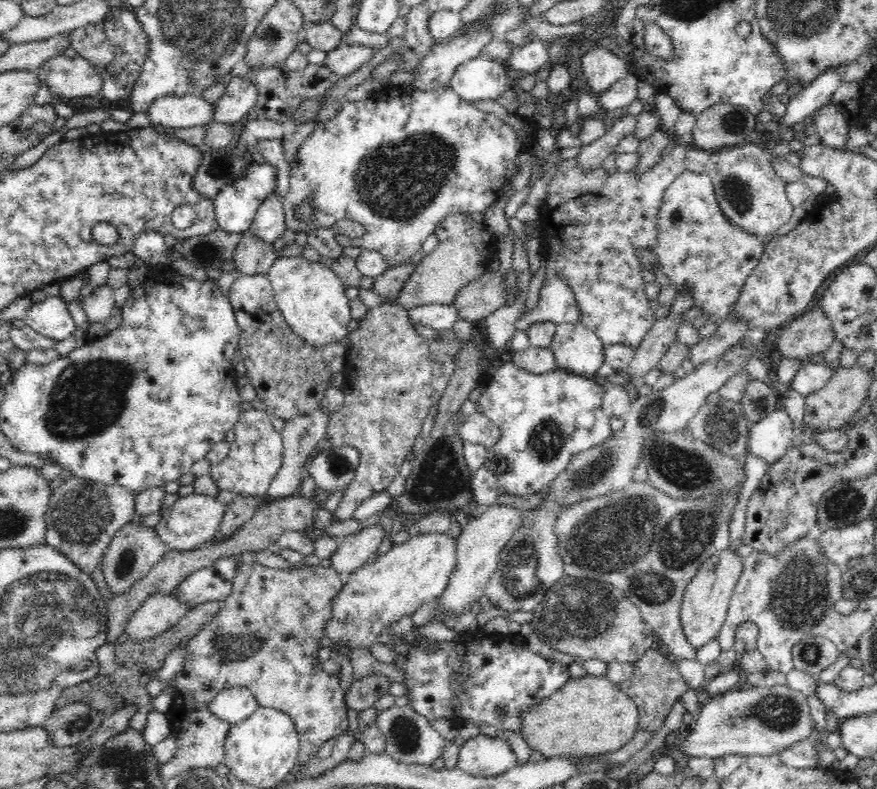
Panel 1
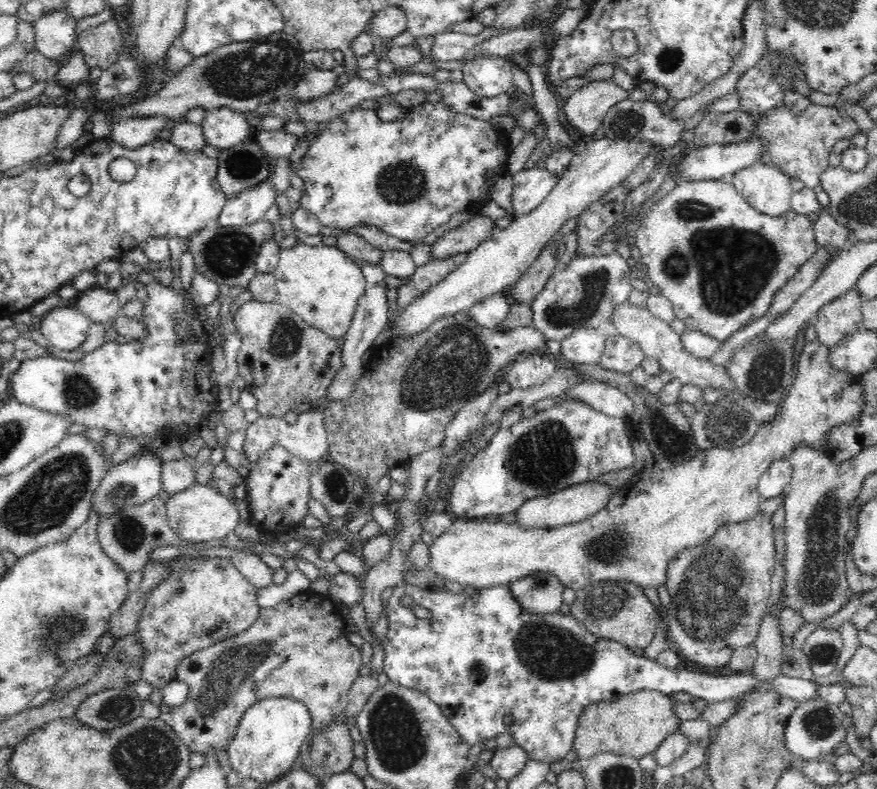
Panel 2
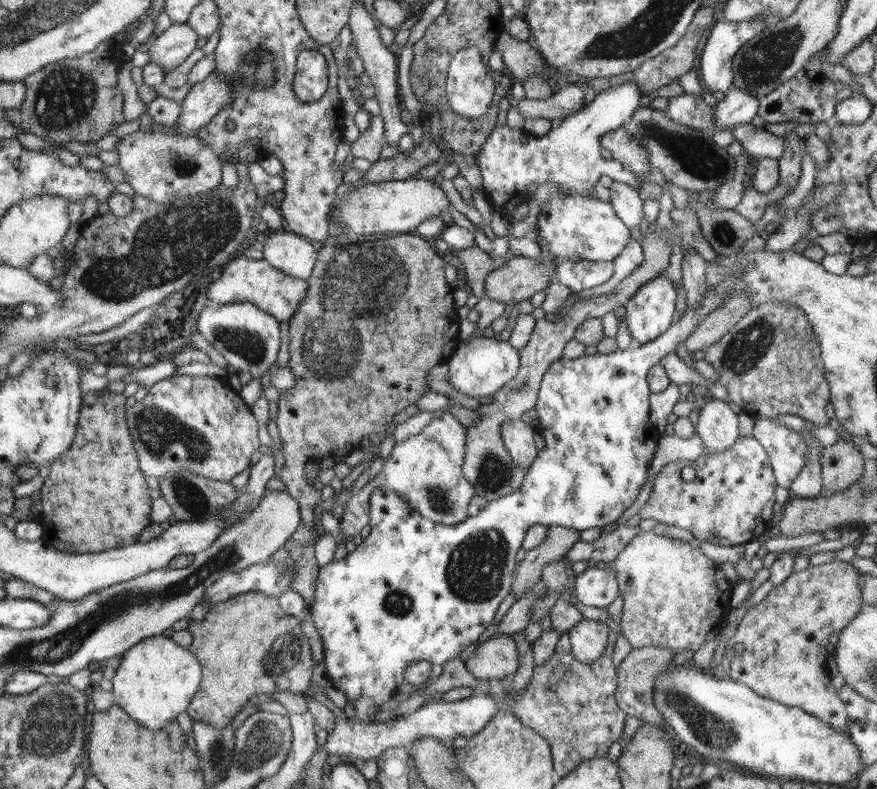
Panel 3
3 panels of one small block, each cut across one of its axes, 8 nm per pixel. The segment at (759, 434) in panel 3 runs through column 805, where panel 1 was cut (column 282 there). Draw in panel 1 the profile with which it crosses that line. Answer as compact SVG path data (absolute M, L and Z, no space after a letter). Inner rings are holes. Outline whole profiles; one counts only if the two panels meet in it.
M251 408L239 415L240 418L234 426L236 440L232 442L228 456L222 462L211 465L209 474L220 491L230 491L265 500L272 478L282 468L284 444L281 432L274 430L272 418L267 411Z

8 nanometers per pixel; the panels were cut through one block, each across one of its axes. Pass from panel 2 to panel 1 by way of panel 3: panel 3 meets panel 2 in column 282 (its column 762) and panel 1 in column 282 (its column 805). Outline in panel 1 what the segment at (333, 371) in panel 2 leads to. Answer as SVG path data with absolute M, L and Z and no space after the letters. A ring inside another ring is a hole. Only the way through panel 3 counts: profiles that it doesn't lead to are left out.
M241 274L232 282L228 296L240 329L238 349L247 369L245 379L250 381L248 393L266 404L271 418L281 418L285 422L317 410L333 375L345 371L347 344L314 347L294 333L278 310L267 274Z

